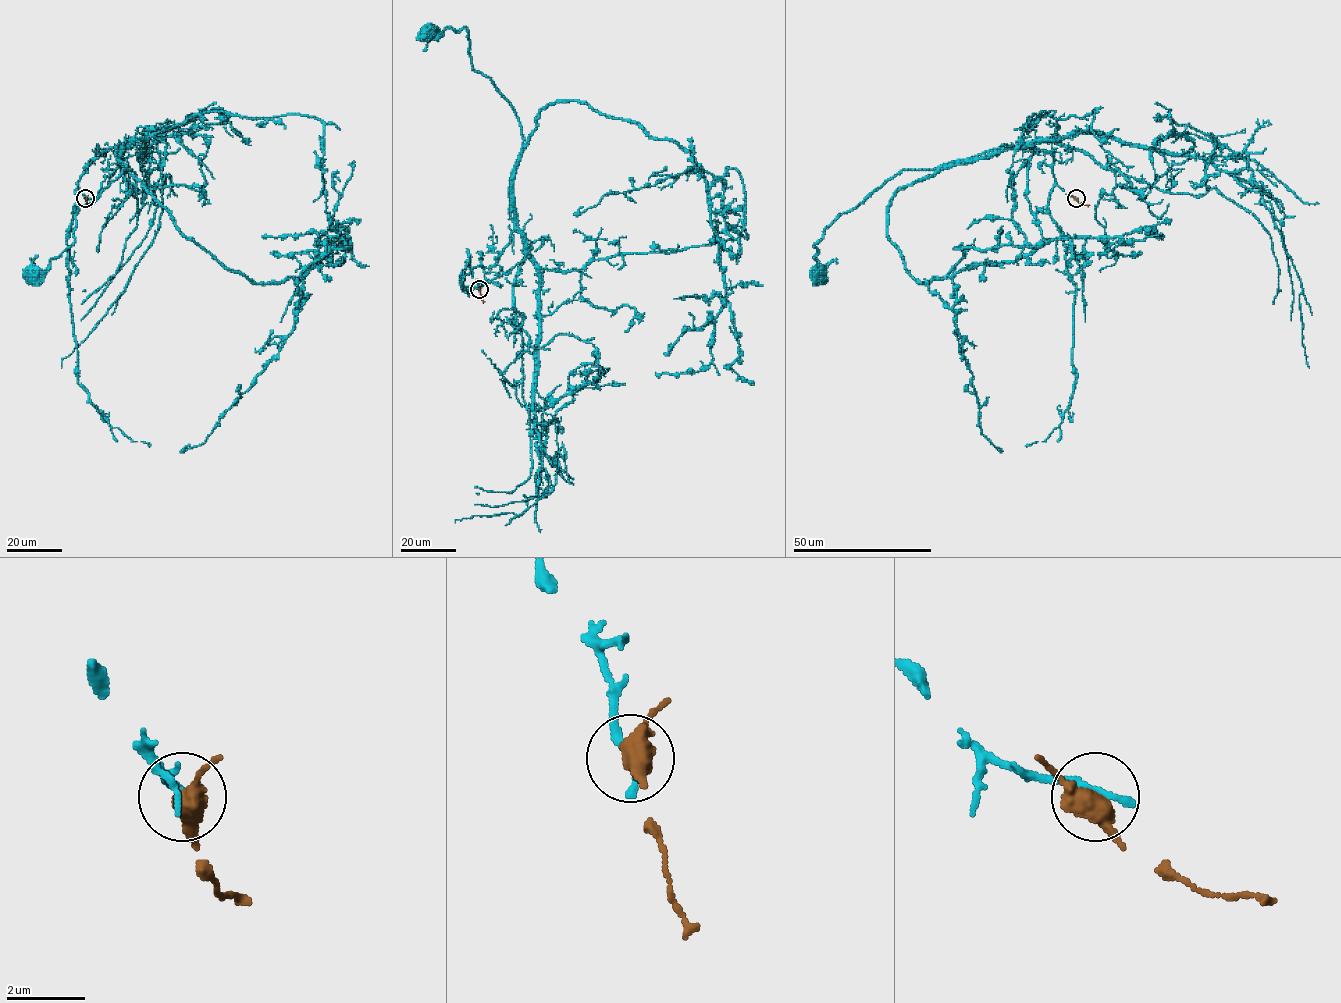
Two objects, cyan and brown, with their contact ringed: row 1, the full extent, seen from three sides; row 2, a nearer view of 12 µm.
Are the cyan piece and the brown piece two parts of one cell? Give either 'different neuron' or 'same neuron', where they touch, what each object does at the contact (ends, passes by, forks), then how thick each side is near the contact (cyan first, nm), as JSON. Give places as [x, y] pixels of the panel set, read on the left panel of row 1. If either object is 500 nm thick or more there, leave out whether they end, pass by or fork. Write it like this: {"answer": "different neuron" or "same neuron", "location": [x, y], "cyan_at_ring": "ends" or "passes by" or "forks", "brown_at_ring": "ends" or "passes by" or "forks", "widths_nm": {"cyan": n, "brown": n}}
{"answer": "different neuron", "location": [85, 198], "cyan_at_ring": "ends", "brown_at_ring": "passes by", "widths_nm": {"cyan": 240, "brown": 480}}

